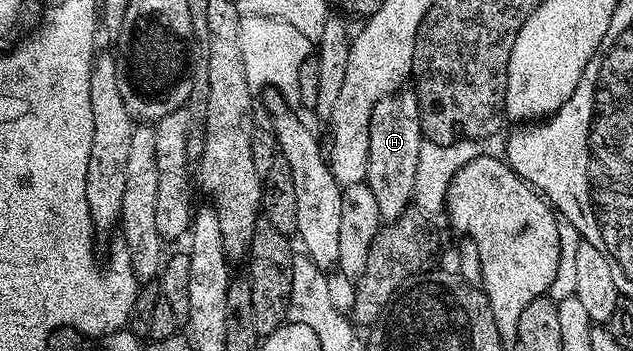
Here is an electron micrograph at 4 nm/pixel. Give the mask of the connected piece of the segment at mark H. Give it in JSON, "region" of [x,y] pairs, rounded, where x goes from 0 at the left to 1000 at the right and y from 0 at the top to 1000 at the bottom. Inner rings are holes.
{"region":[[[632,254],[622,271],[611,271],[589,311],[583,402],[577,410],[577,519],[589,538],[589,561],[596,561],[600,627],[630,621],[654,570],[659,436],[670,402],[654,256]]]}

